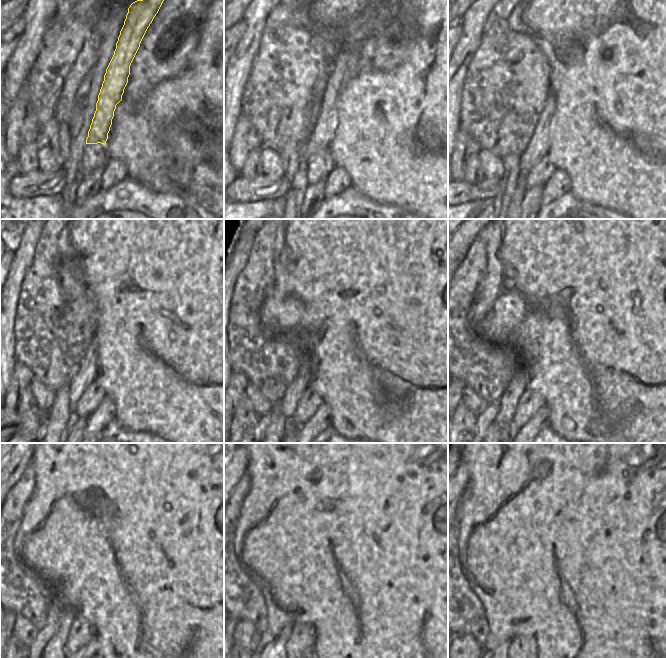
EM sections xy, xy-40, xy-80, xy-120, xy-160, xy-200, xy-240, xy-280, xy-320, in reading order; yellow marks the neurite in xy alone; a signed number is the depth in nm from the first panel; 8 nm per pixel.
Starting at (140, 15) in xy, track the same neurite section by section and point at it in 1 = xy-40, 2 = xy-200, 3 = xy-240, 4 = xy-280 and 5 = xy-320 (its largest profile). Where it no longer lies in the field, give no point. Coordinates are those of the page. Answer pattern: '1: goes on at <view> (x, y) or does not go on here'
1: goes on at xy-40 (345, 66)
2: goes on at xy-200 (518, 384)
3: goes on at xy-240 (55, 646)
4: goes on at xy-280 (278, 646)
5: goes on at xy-320 (504, 646)

